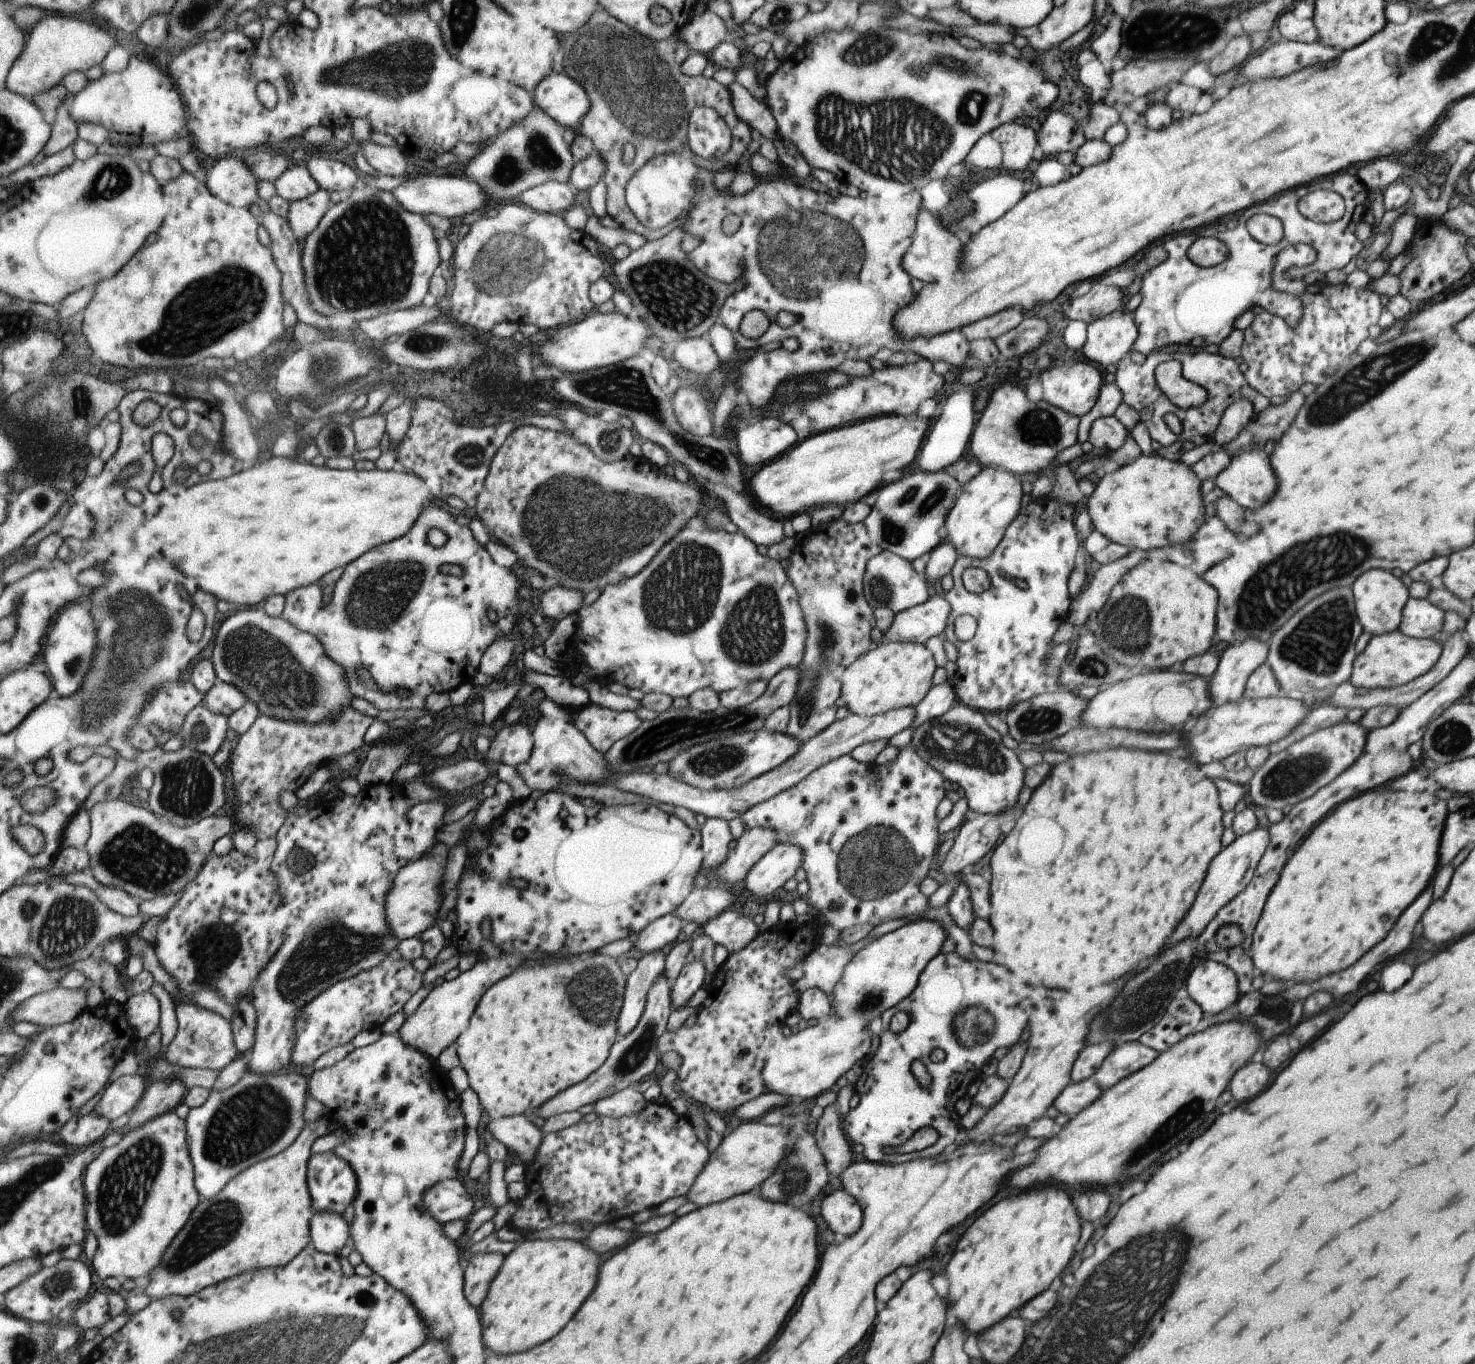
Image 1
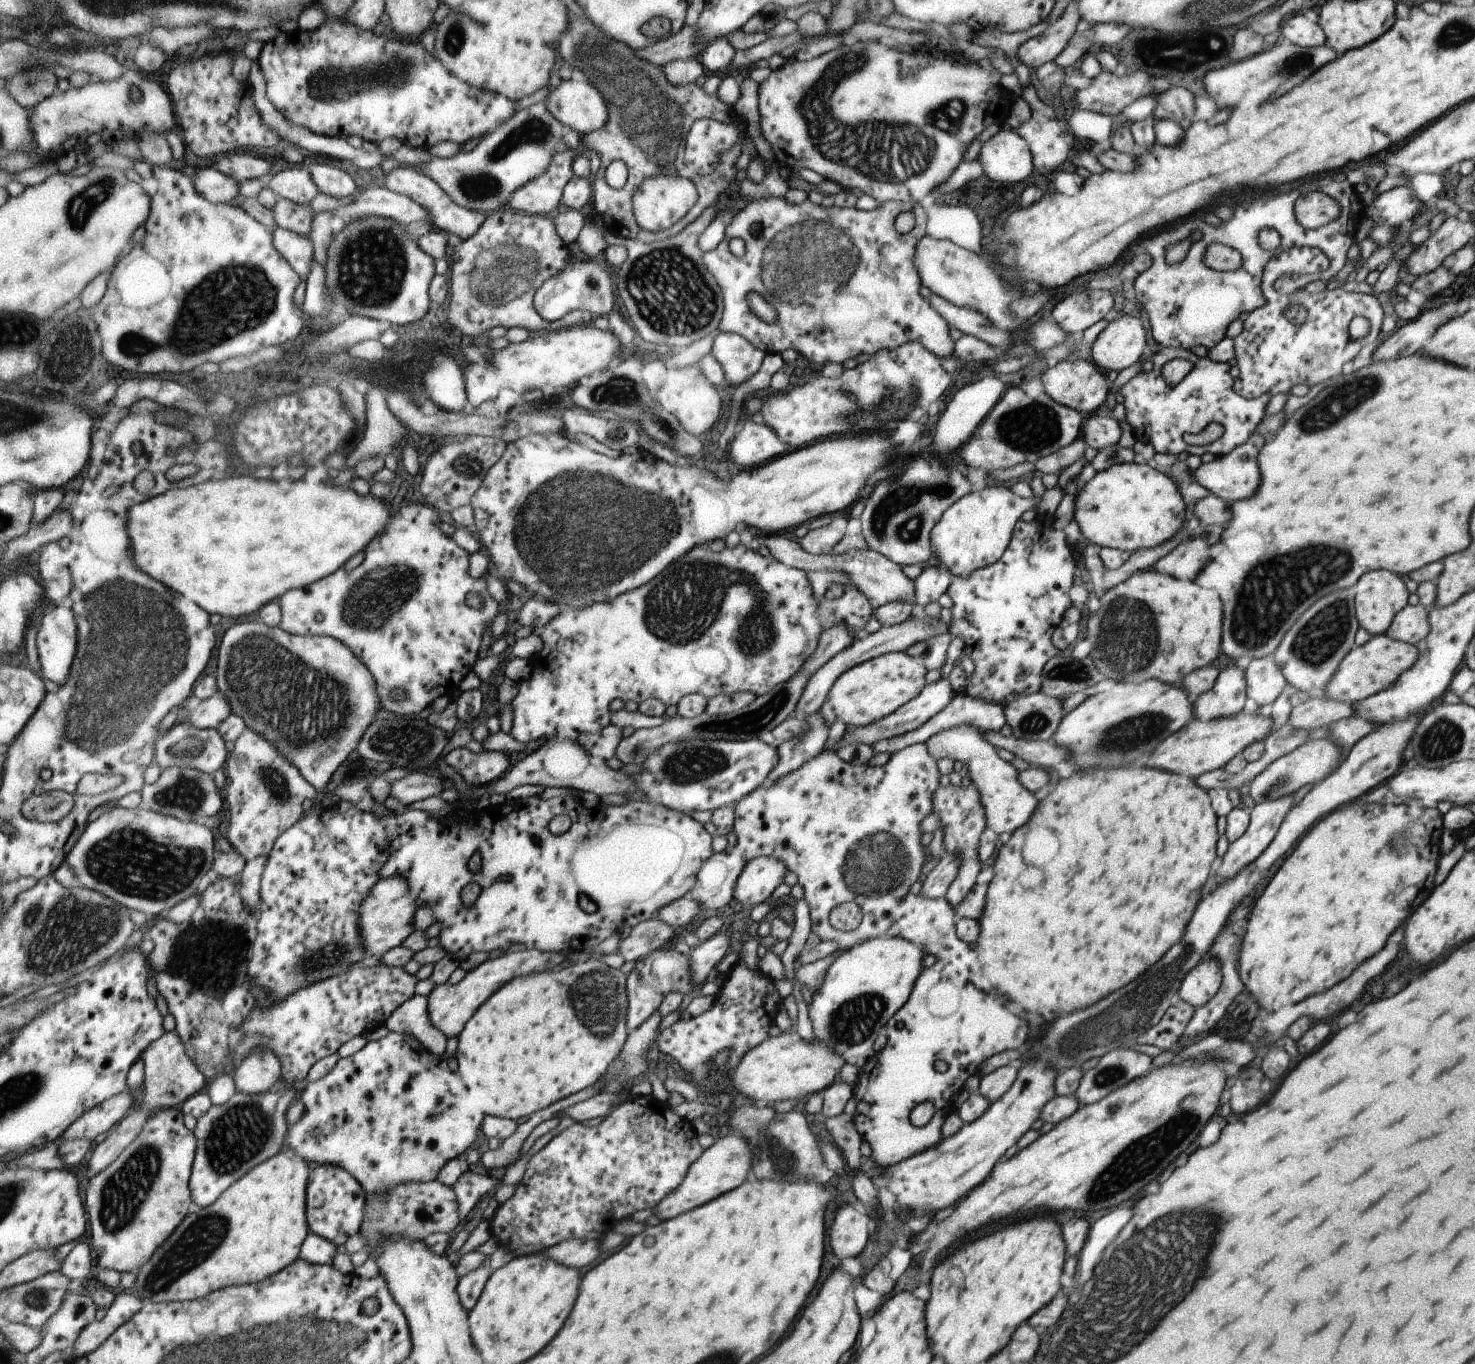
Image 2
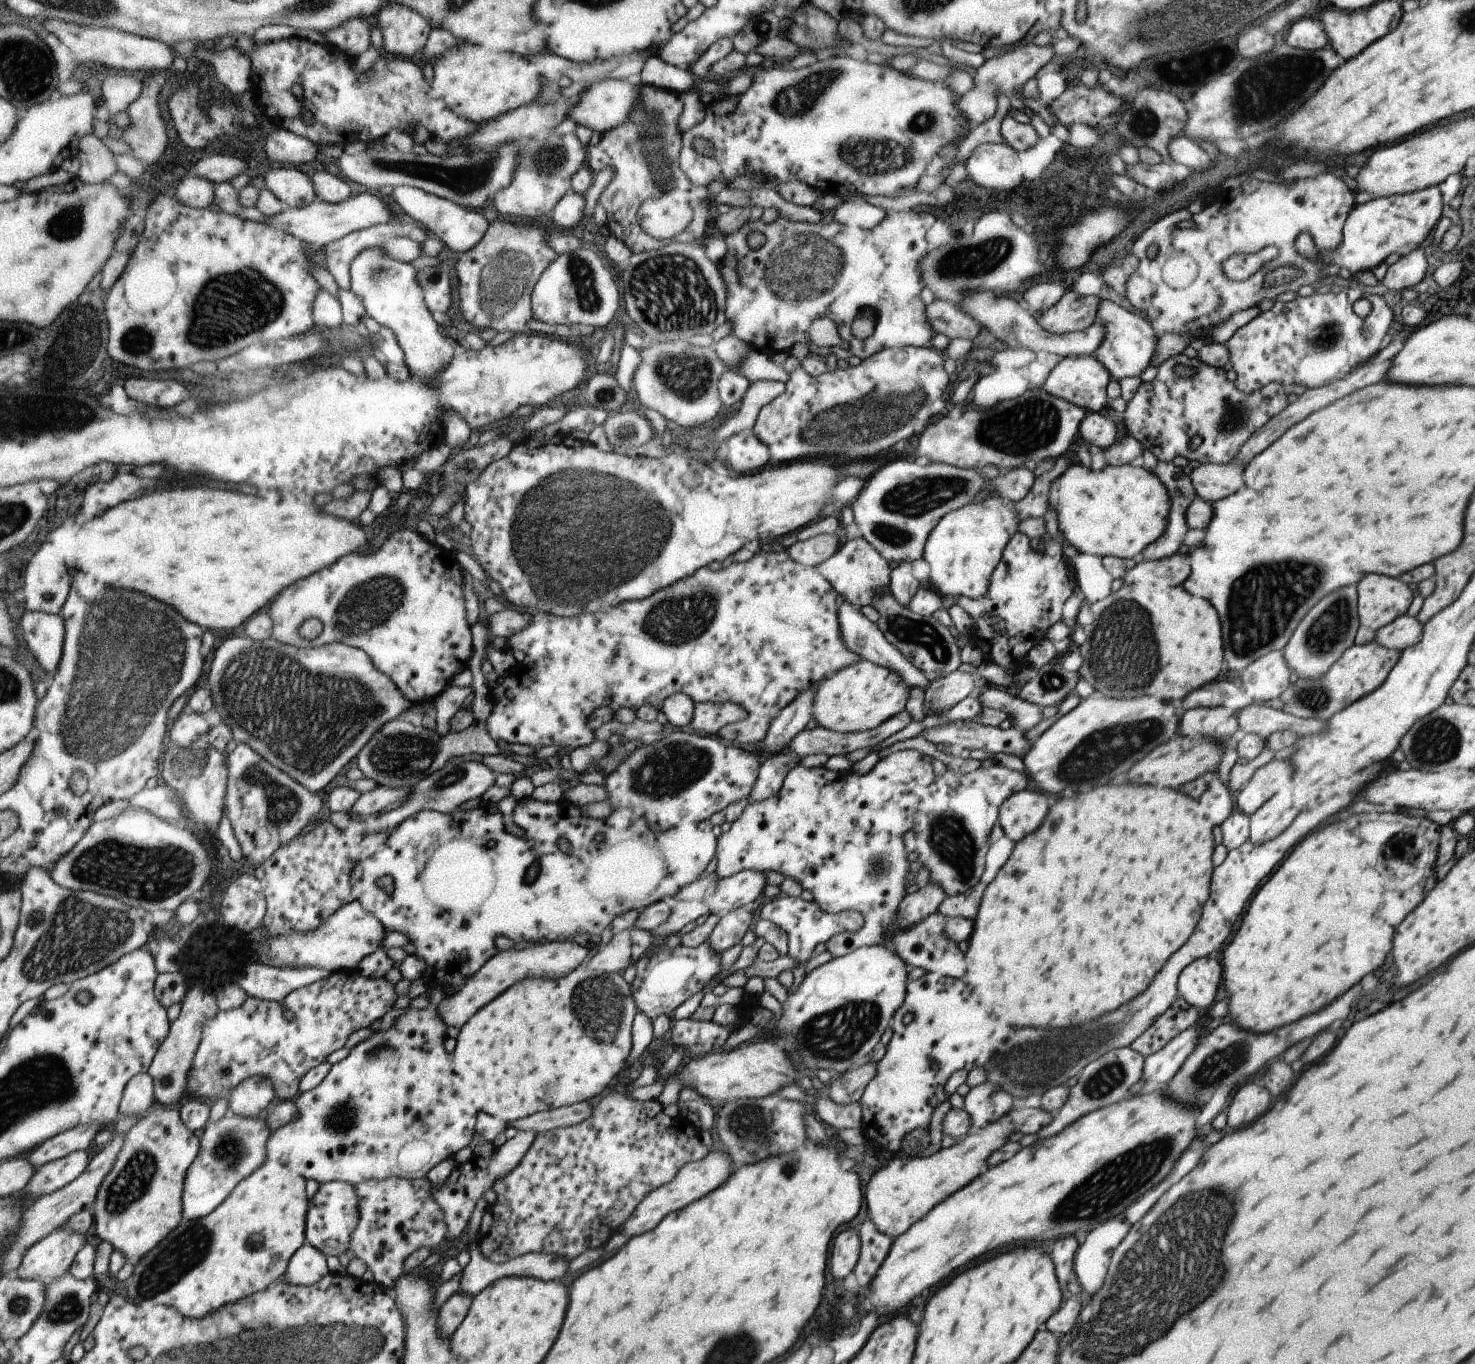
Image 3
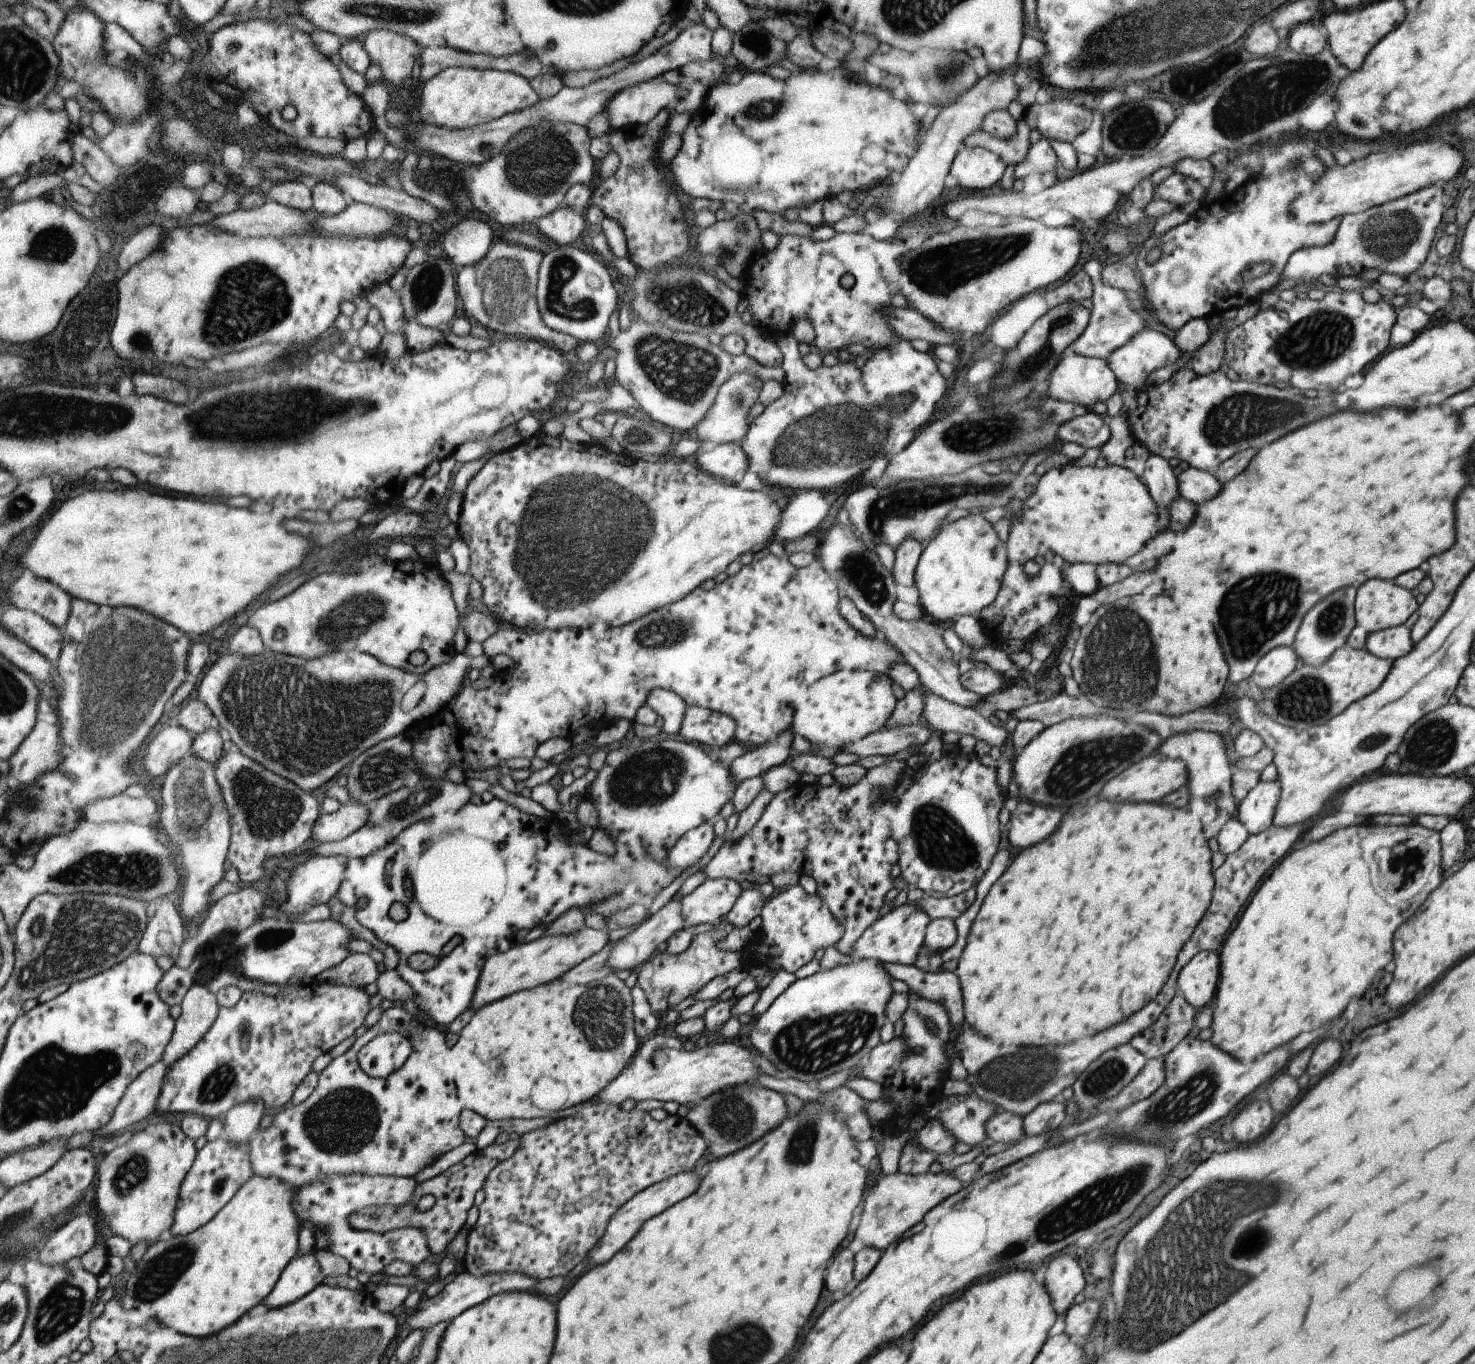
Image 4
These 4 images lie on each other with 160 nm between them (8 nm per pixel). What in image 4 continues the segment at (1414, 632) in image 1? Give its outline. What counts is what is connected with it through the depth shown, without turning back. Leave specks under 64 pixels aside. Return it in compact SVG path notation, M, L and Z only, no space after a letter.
M1407 625L1389 627L1374 633L1369 633L1364 642L1364 648L1379 658L1394 661L1405 656L1412 649L1410 629Z

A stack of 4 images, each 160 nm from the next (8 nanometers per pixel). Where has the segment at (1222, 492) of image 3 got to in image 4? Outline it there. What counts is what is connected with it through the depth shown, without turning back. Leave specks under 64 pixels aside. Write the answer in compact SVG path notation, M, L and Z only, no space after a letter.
M1187 466L1177 480L1178 496L1195 505L1215 498L1223 486L1210 472Z

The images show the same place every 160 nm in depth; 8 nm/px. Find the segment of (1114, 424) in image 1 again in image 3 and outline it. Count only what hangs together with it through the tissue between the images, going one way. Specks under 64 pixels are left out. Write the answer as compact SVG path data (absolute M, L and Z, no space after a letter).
M1104 412L1089 413L1081 419L1078 428L1078 440L1085 444L1094 444L1101 449L1111 446L1117 439L1114 422Z

